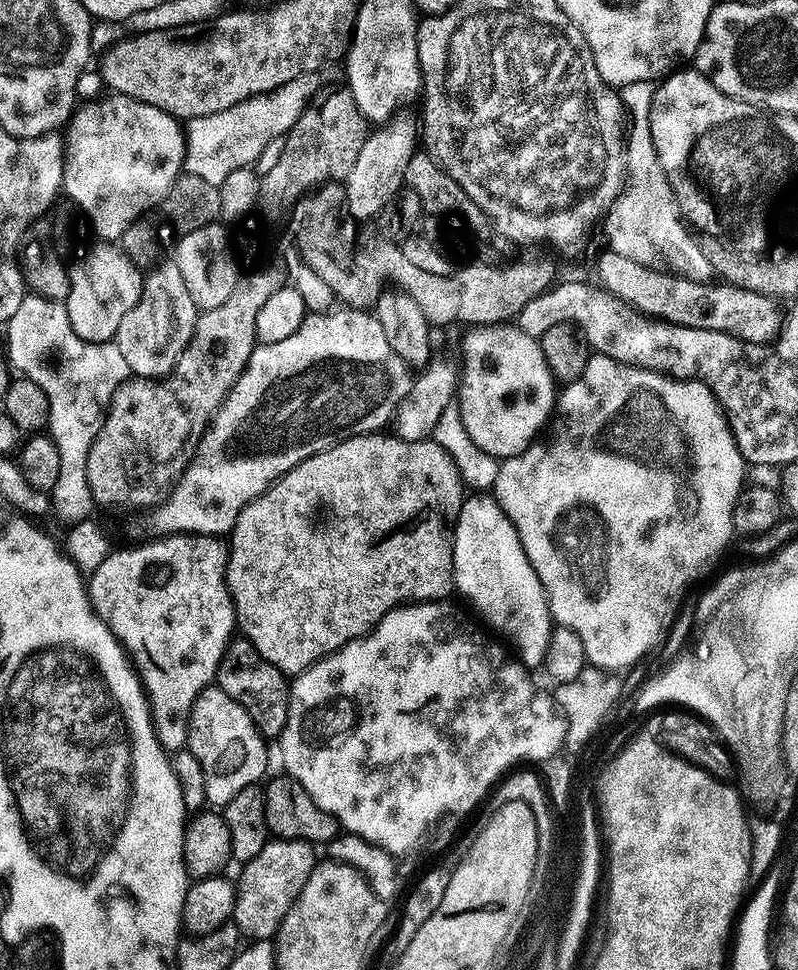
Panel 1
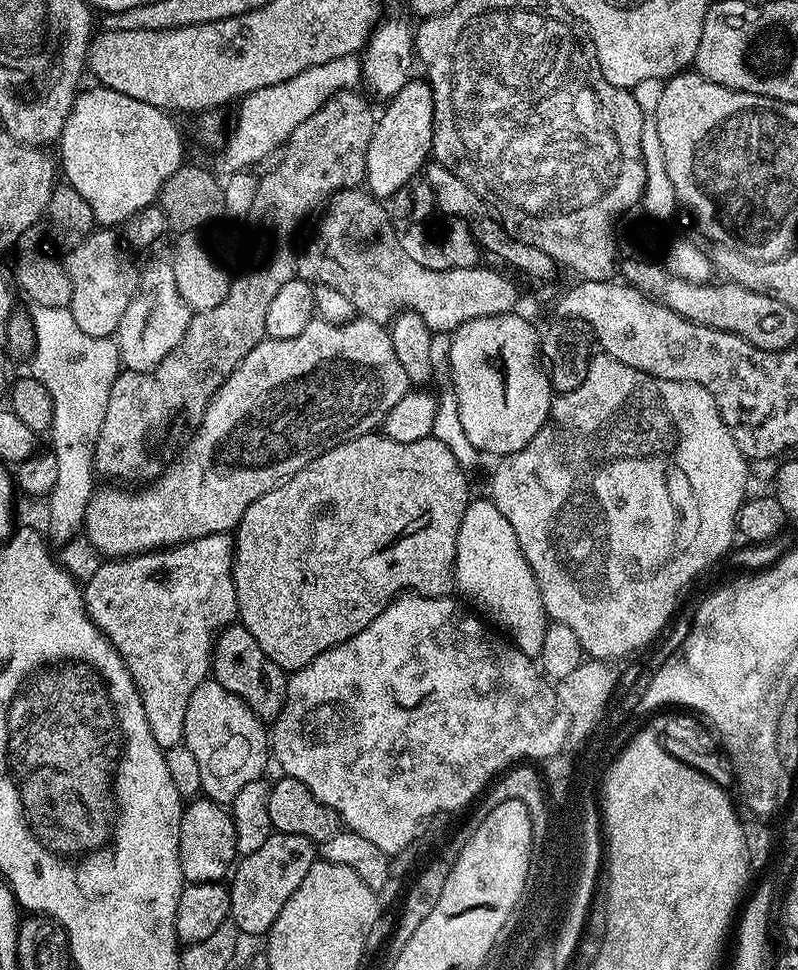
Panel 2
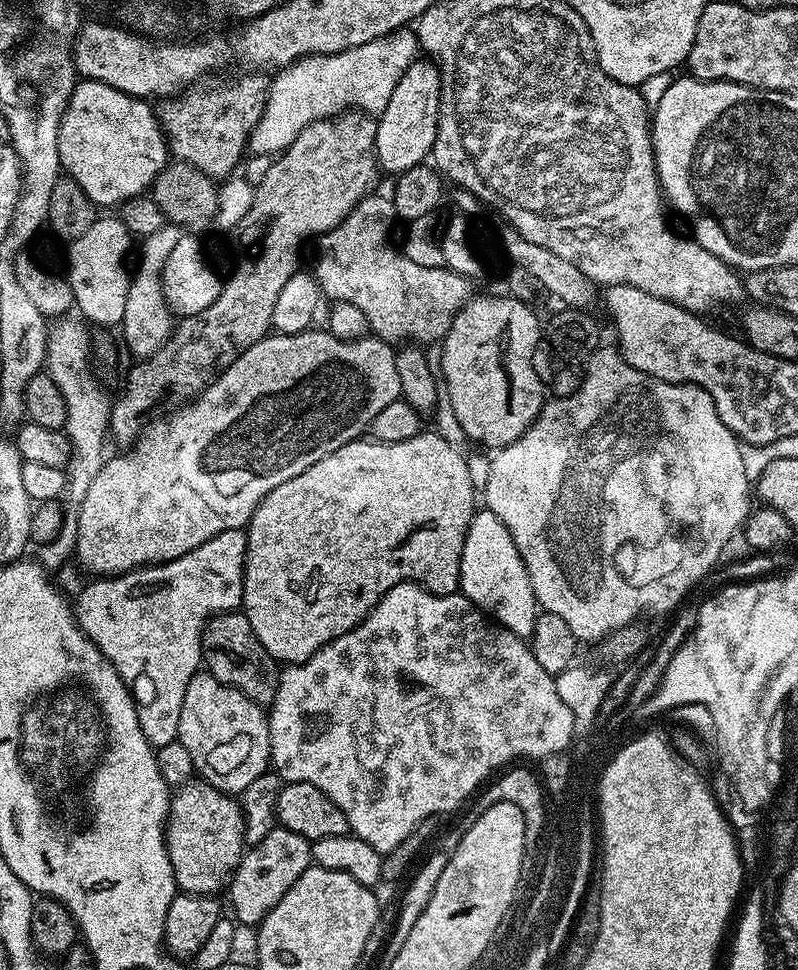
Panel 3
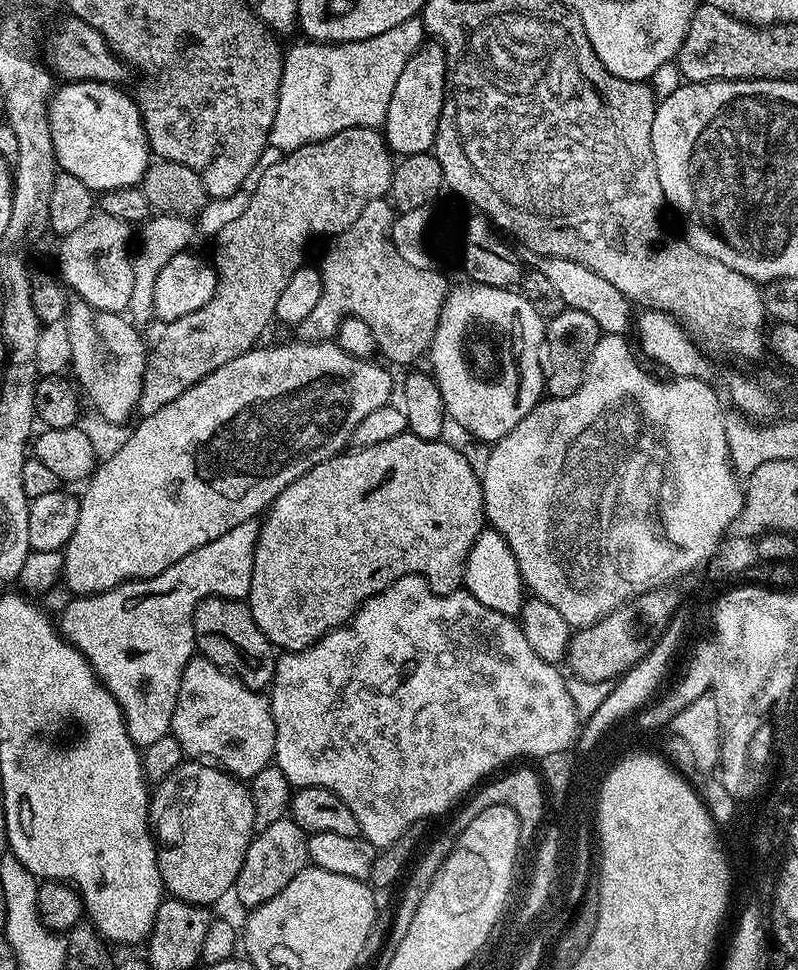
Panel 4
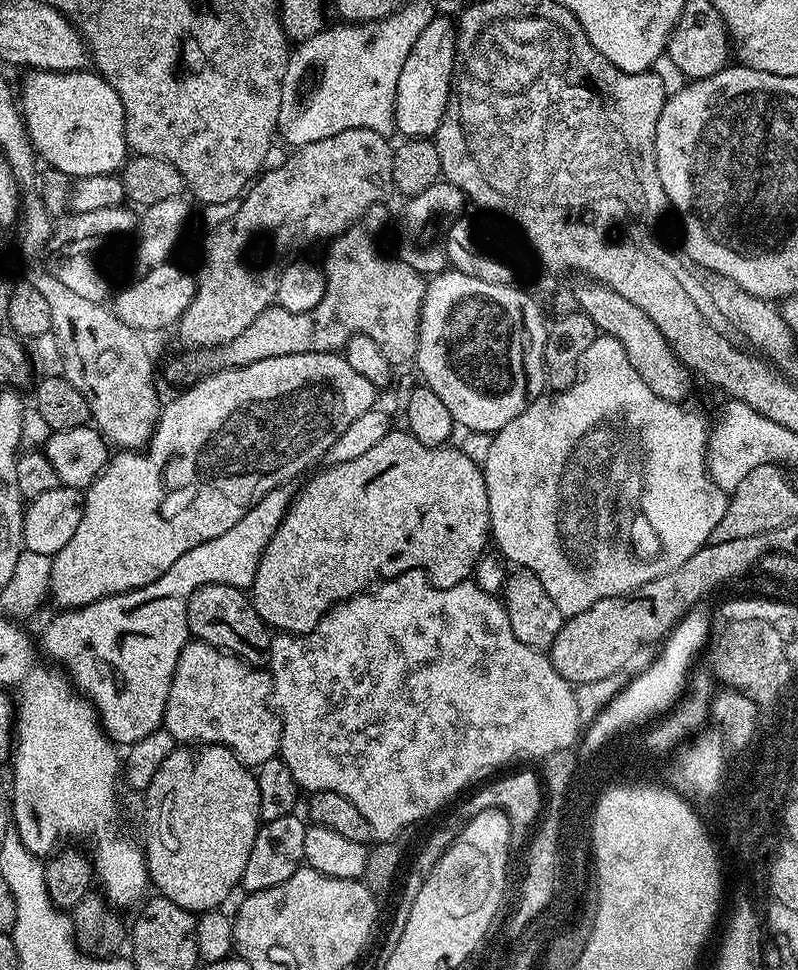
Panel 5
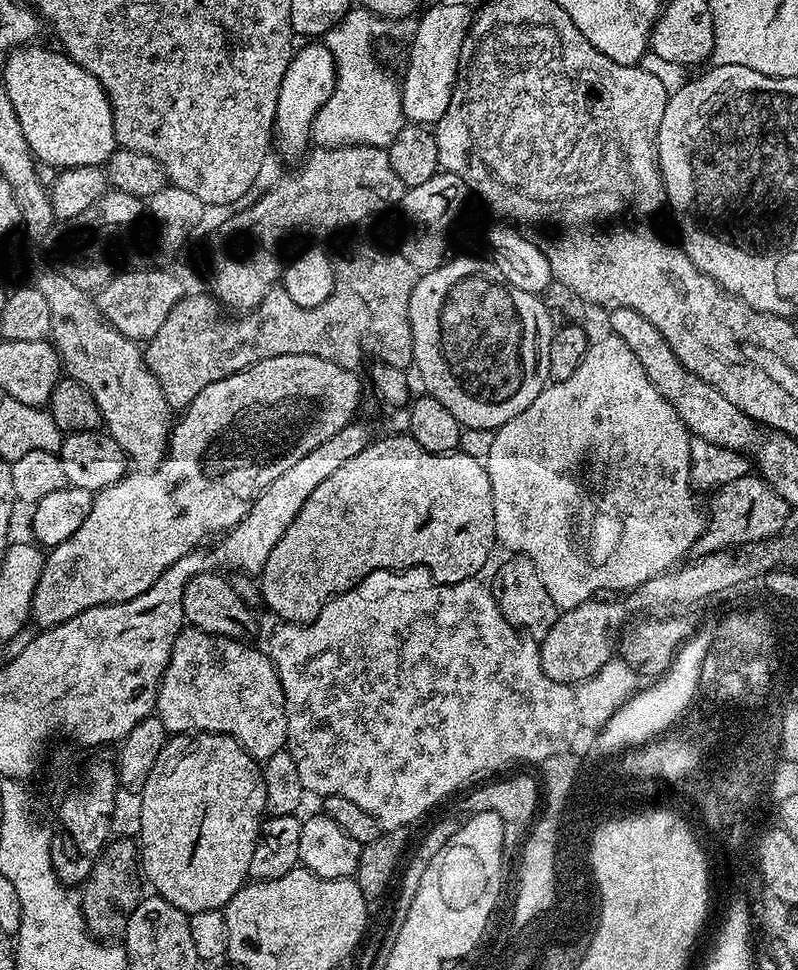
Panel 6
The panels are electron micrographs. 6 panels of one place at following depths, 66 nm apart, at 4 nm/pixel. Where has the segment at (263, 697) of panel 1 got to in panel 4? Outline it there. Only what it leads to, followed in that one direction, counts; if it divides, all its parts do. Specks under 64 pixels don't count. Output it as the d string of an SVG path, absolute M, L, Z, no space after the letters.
M208 596L194 610L194 634L199 655L205 656L223 672L238 677L243 684L257 690L271 685L276 669L277 649L258 630L254 614L250 614L244 600L227 600L221 596Z

